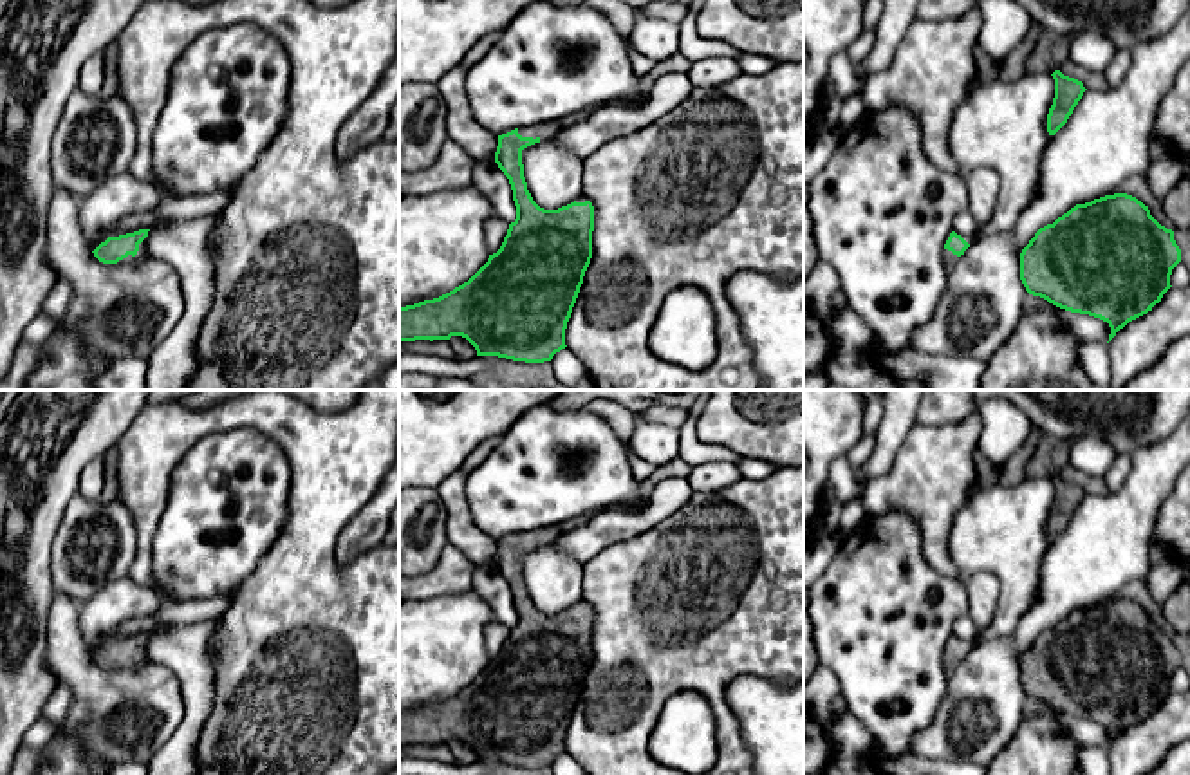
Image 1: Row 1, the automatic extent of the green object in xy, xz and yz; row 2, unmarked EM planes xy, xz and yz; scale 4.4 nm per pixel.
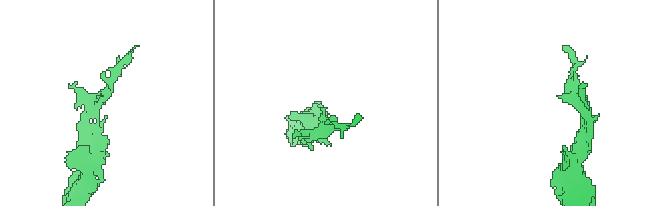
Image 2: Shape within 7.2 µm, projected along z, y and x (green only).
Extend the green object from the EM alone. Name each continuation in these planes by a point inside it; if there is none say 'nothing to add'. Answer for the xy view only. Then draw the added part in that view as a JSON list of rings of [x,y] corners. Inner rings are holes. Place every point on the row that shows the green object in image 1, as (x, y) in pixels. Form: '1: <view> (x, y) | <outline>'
1: xy (143, 253) | [[[143,240],[143,242],[139,244],[139,251],[137,251],[135,257],[128,255],[126,258],[119,260],[117,264],[141,262],[141,260],[144,260],[144,258],[148,258],[148,257],[150,257],[150,255],[148,255],[148,249],[146,249],[146,242]]]

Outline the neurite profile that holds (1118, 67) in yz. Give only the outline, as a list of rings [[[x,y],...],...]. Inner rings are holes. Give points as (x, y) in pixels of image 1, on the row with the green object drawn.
[[[1116,51],[1114,58],[1103,70],[1103,78],[1107,87],[1116,89],[1123,83],[1130,67],[1130,52],[1129,51]]]

